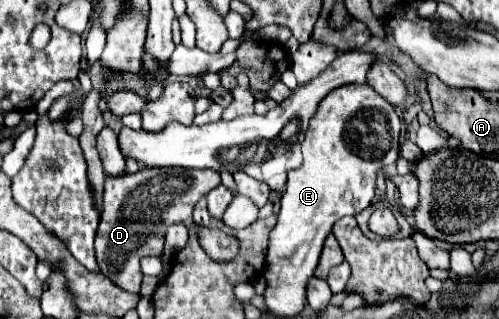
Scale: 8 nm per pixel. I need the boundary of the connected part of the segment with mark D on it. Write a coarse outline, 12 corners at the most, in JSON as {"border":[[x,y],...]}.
{"border":[[149,167],[105,179],[99,271],[139,293],[165,227],[193,227],[219,171]]}

